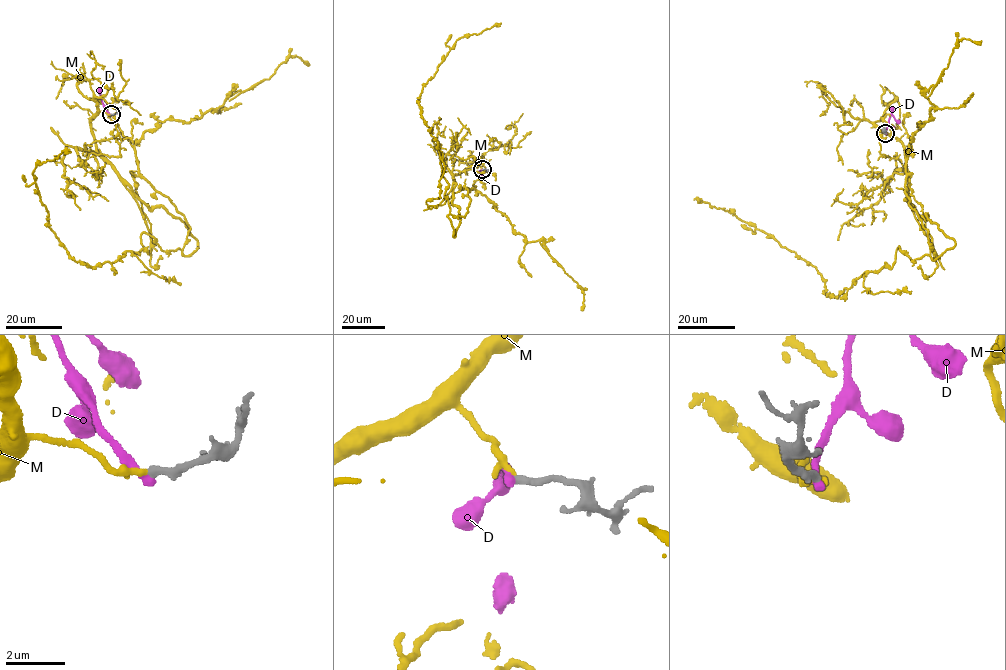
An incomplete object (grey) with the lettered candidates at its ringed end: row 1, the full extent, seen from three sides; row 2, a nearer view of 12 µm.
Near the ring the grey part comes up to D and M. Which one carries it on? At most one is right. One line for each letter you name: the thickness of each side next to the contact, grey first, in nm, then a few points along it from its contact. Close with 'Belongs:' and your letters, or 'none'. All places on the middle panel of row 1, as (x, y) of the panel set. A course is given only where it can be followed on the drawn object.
M: 280 nm thick on the grey side, 240 nm on the other; it runs (482, 169), (452, 173), (460, 220), (453, 237), (440, 150), (418, 101), (455, 41), (501, 23)
Belongs: M

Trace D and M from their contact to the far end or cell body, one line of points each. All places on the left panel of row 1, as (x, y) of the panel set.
D: (111, 114), (101, 96), (110, 106)
M: (110, 114), (96, 153), (192, 254), (144, 233), (147, 253), (73, 259), (32, 175), (70, 150)

